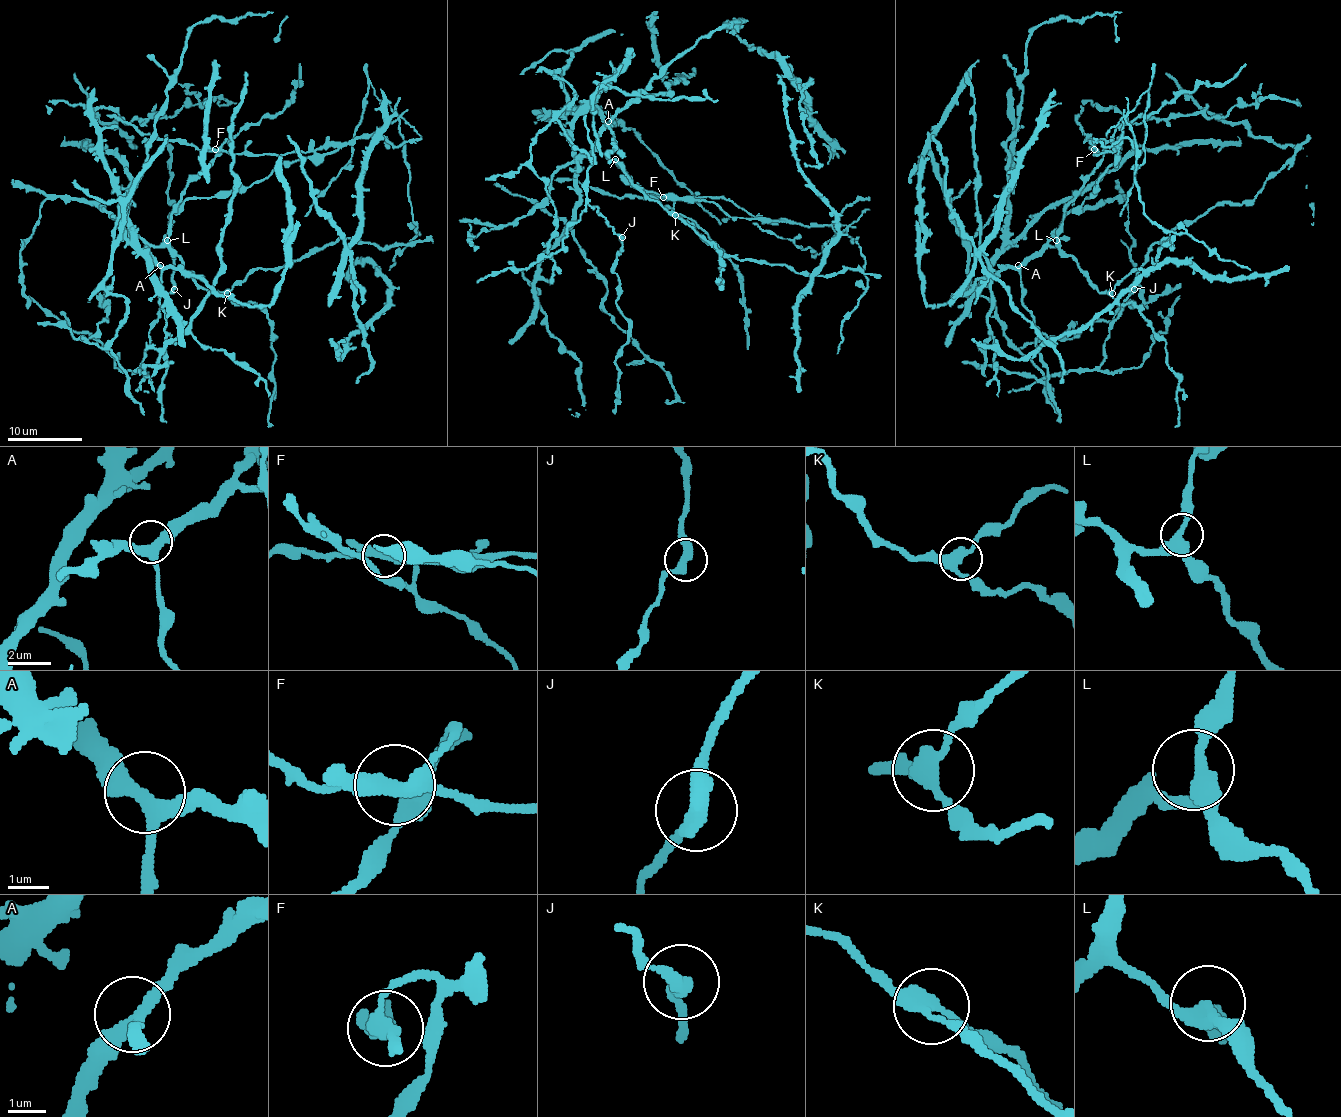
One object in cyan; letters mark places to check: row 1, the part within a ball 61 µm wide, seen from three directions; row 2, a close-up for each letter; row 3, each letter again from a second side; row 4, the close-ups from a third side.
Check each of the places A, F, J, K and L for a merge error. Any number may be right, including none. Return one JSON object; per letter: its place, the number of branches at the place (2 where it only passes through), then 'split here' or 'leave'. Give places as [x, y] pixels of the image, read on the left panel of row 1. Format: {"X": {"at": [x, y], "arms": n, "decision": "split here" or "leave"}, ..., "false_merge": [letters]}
{"A": {"at": [160, 265], "arms": 3, "decision": "leave"}, "F": {"at": [215, 149], "arms": 3, "decision": "split here"}, "J": {"at": [174, 289], "arms": 2, "decision": "leave"}, "K": {"at": [227, 293], "arms": 3, "decision": "leave"}, "L": {"at": [167, 240], "arms": 3, "decision": "leave"}, "false_merge": ["F"]}

